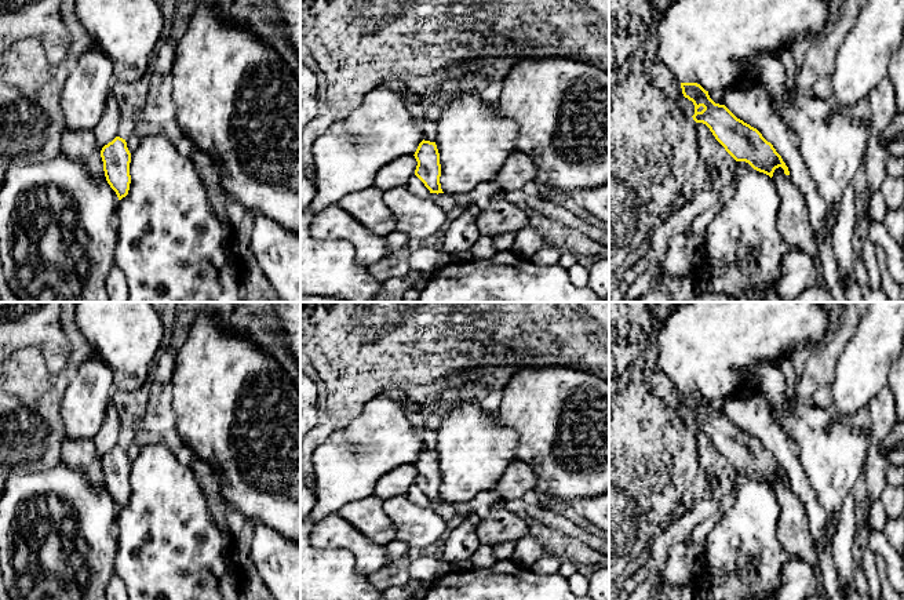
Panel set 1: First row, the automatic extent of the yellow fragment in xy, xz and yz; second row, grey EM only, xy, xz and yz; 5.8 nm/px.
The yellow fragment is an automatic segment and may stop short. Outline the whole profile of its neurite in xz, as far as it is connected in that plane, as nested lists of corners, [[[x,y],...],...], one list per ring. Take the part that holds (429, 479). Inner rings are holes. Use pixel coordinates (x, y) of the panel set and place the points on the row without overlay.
[[[423,448],[413,463],[398,466],[383,474],[375,484],[373,497],[384,501],[407,495],[413,484],[424,492],[430,502],[444,502],[440,492],[441,473],[435,451]]]

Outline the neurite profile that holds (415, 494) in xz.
[[[416,484],[409,487],[407,497],[413,505],[419,508],[429,508],[430,505],[430,499]]]

